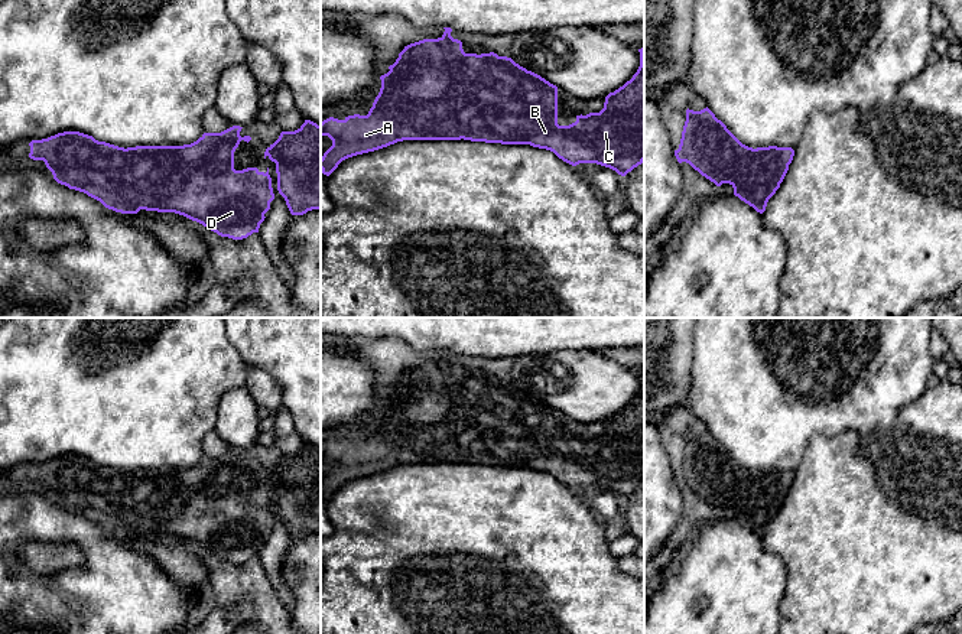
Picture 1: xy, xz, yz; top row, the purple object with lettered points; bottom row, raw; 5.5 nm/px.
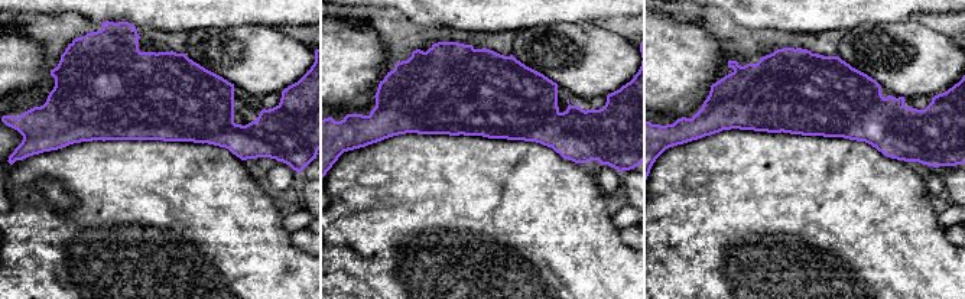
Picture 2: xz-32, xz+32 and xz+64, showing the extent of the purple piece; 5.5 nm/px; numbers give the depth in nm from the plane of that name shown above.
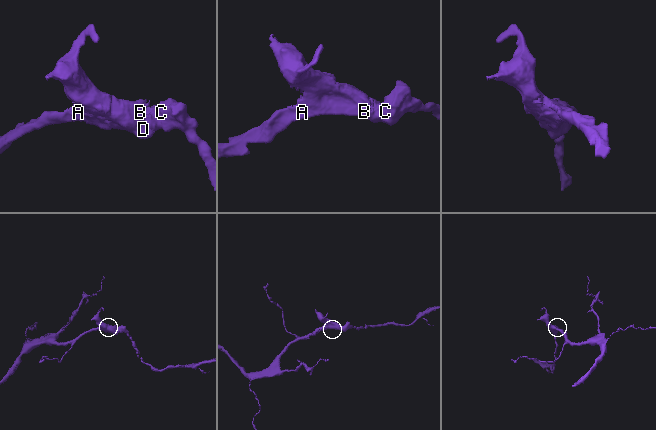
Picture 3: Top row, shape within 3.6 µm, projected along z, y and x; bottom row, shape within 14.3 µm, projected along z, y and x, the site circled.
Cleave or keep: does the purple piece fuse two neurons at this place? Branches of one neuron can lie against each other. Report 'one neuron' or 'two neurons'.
one neuron

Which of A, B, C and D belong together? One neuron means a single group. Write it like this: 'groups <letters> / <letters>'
groups A B C D

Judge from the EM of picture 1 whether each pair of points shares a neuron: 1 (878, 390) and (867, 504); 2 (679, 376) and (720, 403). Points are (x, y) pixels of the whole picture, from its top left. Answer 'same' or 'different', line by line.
1: different
2: different

